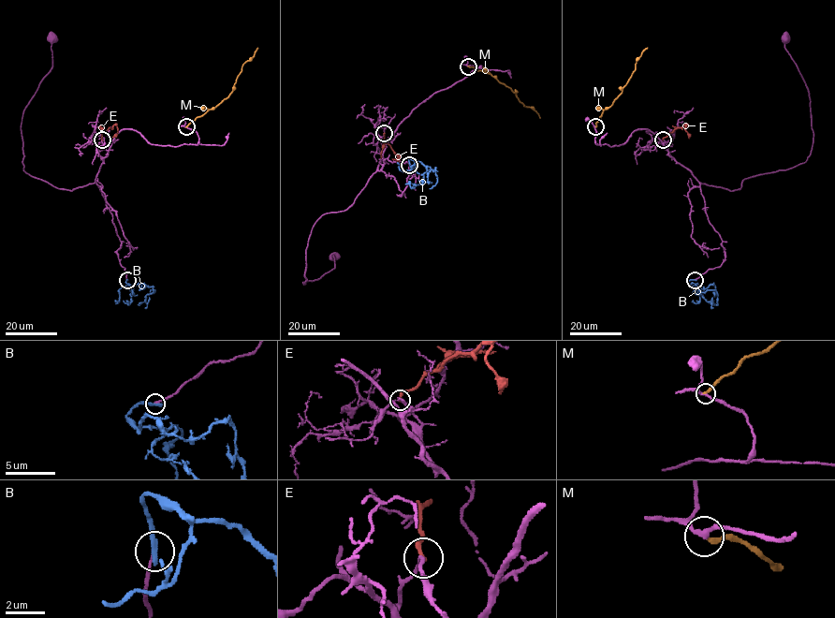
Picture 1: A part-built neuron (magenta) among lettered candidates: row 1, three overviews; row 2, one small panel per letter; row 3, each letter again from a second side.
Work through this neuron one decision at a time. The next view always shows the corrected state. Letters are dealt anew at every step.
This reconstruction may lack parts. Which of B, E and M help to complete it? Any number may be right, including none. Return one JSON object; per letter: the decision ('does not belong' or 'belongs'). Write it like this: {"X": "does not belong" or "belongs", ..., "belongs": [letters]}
{"B": "does not belong", "E": "does not belong", "M": "does not belong", "belongs": []}

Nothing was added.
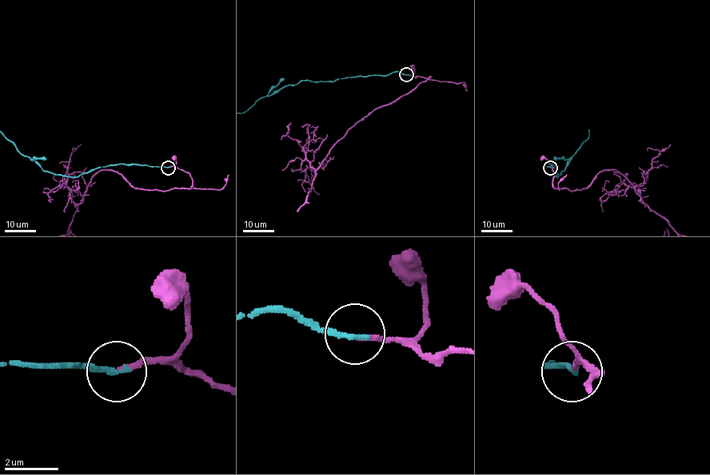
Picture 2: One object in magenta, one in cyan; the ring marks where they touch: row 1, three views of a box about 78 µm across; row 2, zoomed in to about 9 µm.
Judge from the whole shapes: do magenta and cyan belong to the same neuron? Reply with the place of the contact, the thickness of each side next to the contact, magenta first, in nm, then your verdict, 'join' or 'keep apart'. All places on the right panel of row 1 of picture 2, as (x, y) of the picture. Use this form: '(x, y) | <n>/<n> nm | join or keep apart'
(550, 168) | 170/200 nm | join

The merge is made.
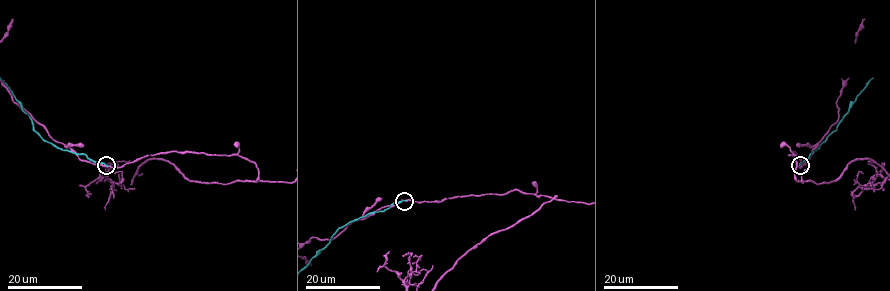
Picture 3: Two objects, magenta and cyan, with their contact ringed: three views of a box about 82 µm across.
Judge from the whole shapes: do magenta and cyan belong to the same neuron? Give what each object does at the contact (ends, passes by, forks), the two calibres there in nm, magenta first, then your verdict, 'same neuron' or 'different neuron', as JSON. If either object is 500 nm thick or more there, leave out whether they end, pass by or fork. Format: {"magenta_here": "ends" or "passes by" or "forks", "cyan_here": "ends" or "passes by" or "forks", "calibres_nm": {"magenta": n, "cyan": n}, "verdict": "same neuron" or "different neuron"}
{"magenta_here": "passes by", "cyan_here": "ends", "calibres_nm": {"magenta": 220, "cyan": 200}, "verdict": "different neuron"}

